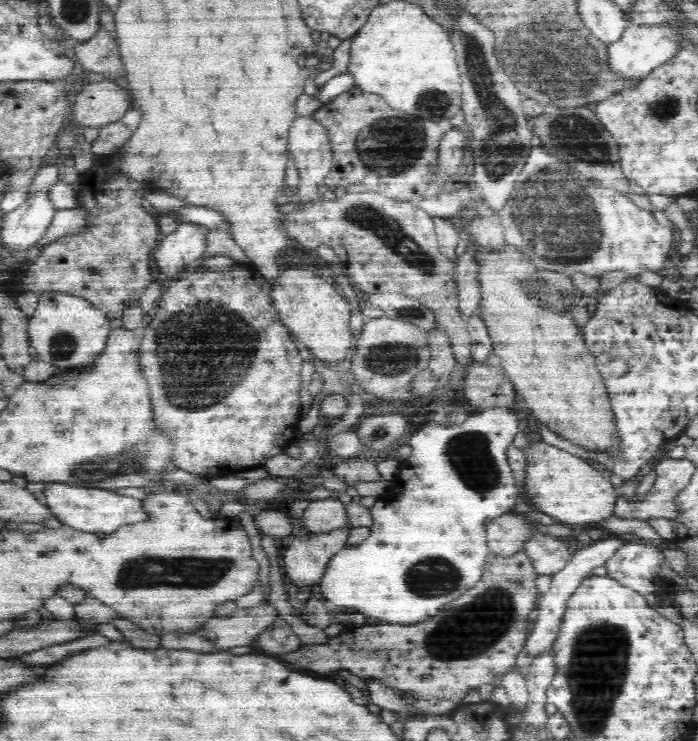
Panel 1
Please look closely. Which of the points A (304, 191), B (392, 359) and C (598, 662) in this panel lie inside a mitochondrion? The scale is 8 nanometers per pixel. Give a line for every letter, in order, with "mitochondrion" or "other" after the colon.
A: other
B: mitochondrion
C: mitochondrion

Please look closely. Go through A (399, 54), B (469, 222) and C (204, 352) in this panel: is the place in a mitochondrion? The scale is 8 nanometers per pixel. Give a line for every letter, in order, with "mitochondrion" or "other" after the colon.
A: other
B: other
C: mitochondrion

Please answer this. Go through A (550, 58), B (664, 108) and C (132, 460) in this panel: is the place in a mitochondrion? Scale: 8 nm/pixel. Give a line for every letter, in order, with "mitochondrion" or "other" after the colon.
A: mitochondrion
B: mitochondrion
C: mitochondrion

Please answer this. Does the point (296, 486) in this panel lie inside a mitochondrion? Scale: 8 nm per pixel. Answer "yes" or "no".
no

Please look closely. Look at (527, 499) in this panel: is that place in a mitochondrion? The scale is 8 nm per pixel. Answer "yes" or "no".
no

